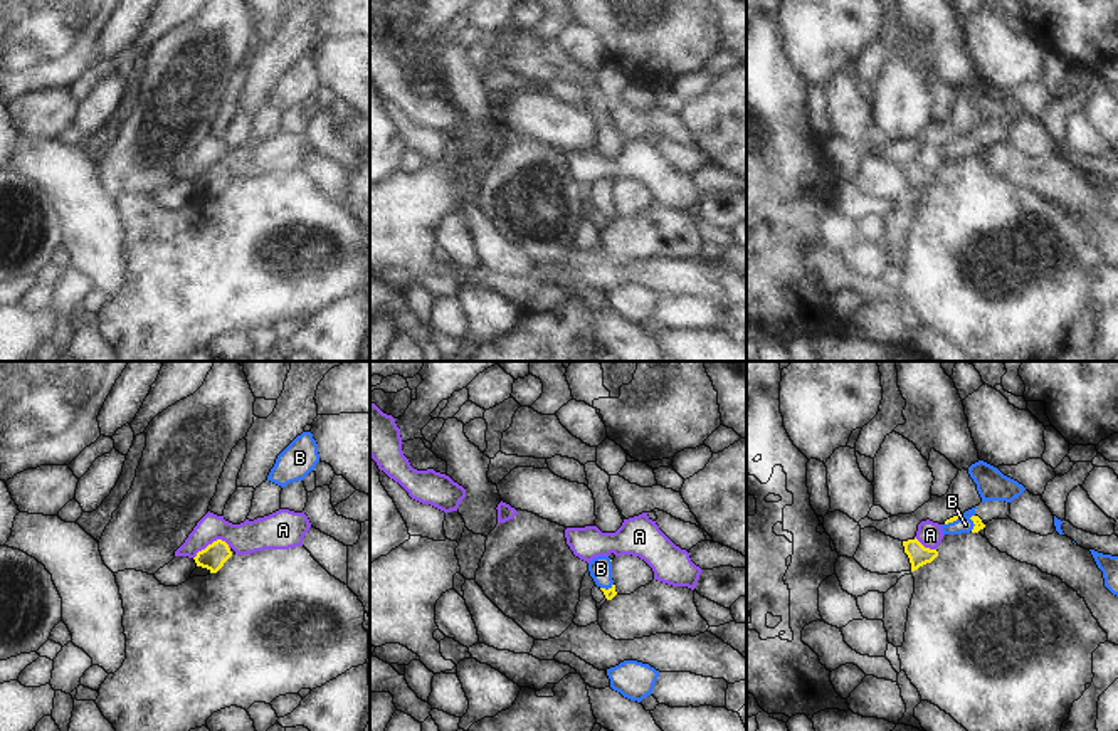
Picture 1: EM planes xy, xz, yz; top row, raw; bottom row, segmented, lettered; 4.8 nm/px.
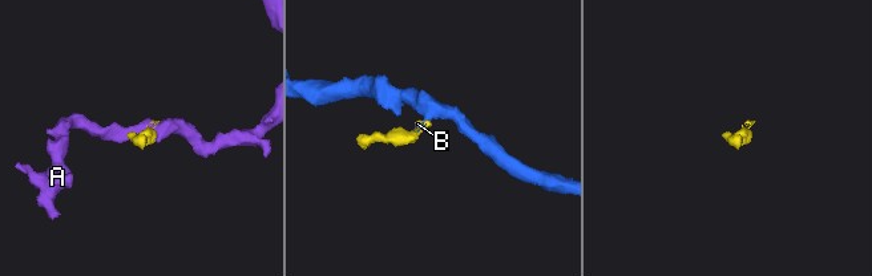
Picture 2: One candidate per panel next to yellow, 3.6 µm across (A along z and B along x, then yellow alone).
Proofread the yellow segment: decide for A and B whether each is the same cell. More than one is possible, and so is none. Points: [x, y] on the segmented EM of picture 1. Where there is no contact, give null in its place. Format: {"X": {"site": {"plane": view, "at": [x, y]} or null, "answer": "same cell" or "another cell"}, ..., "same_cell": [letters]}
{"A": {"site": {"plane": "xy", "at": [212, 543]}, "answer": "another cell"}, "B": {"site": {"plane": "yz", "at": [954, 520]}, "answer": "same cell"}, "same_cell": ["B"]}

